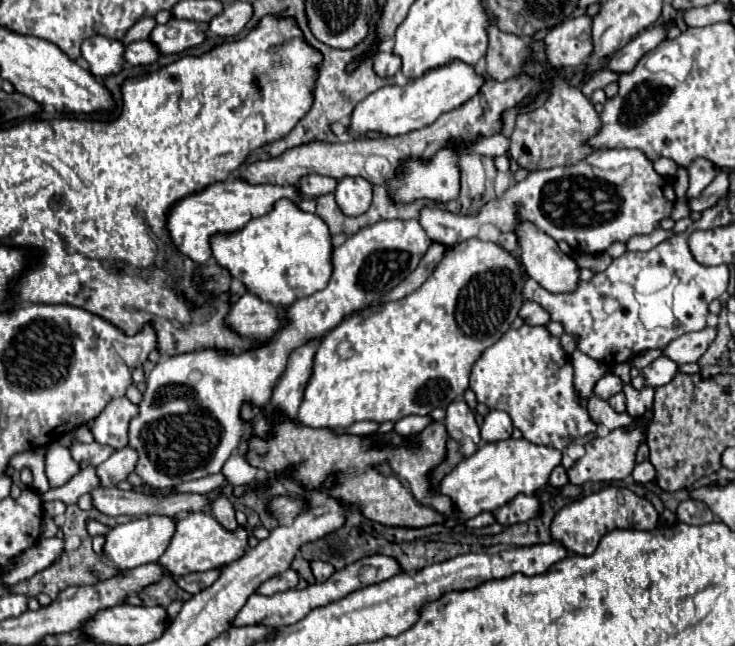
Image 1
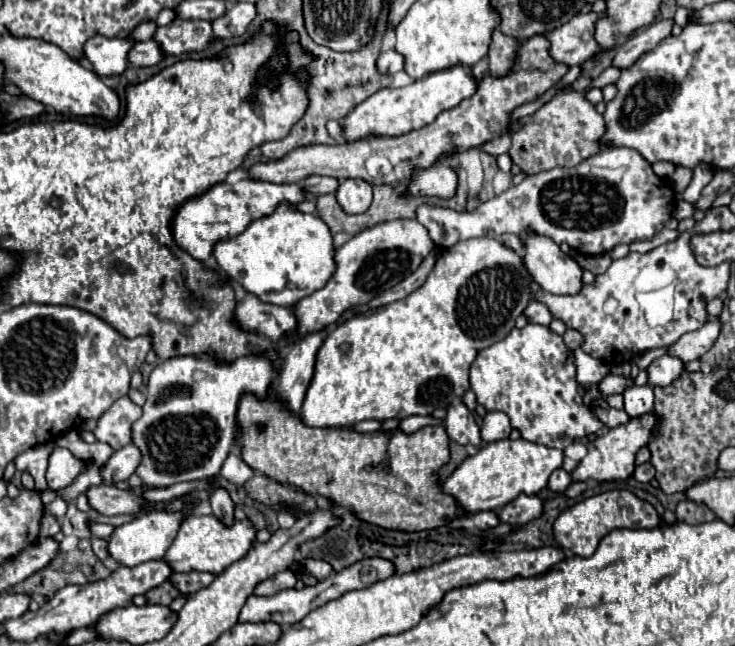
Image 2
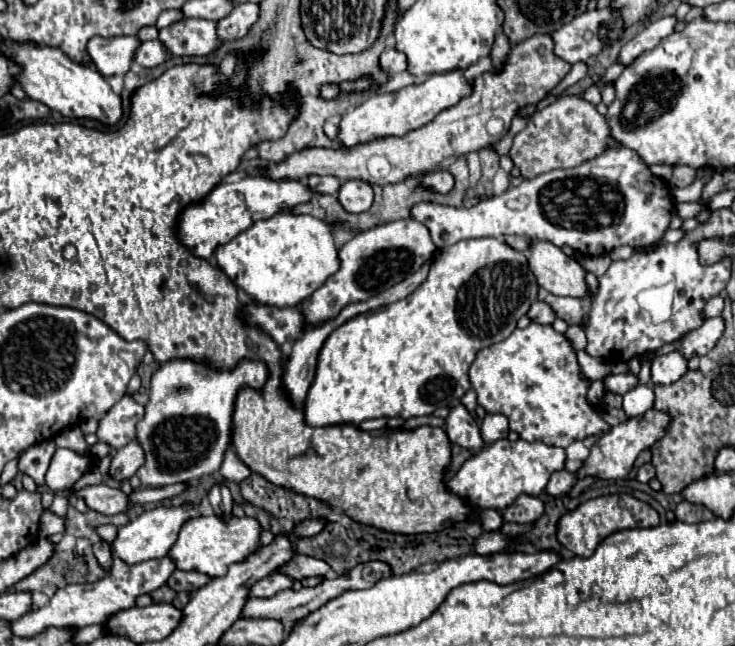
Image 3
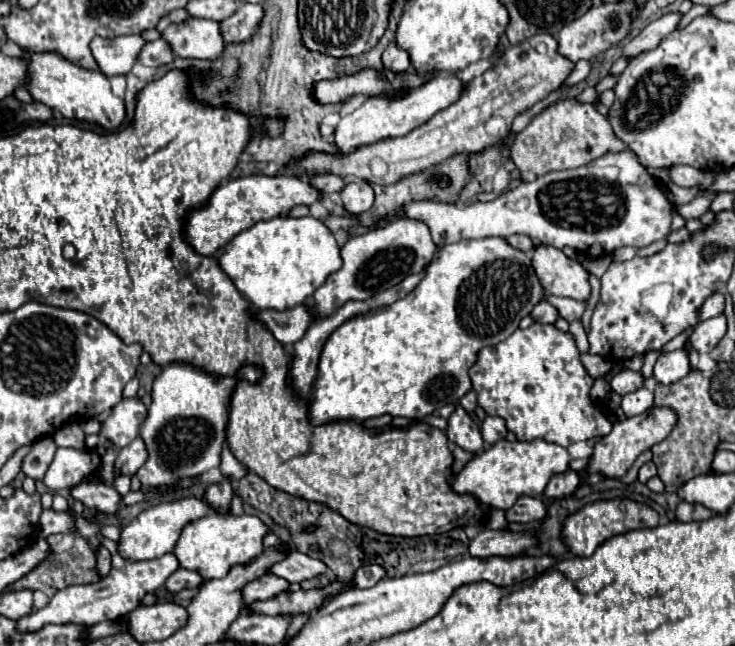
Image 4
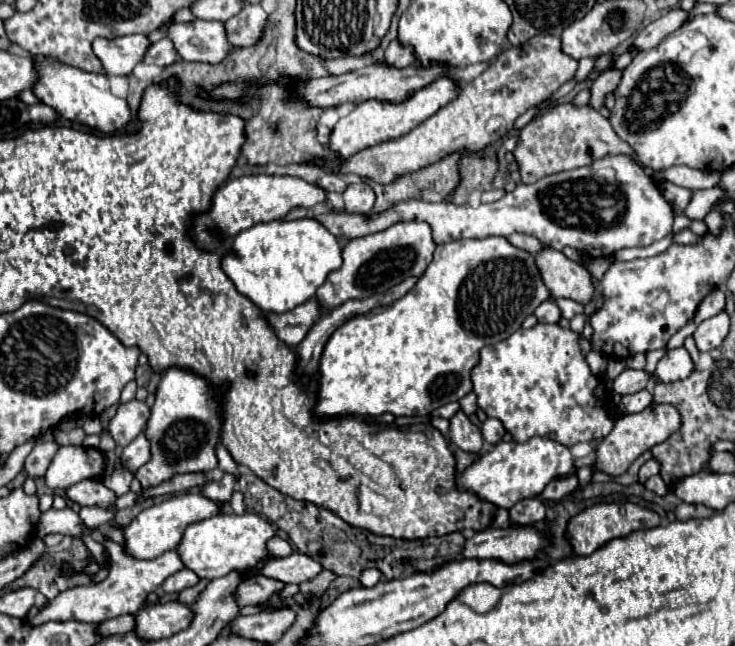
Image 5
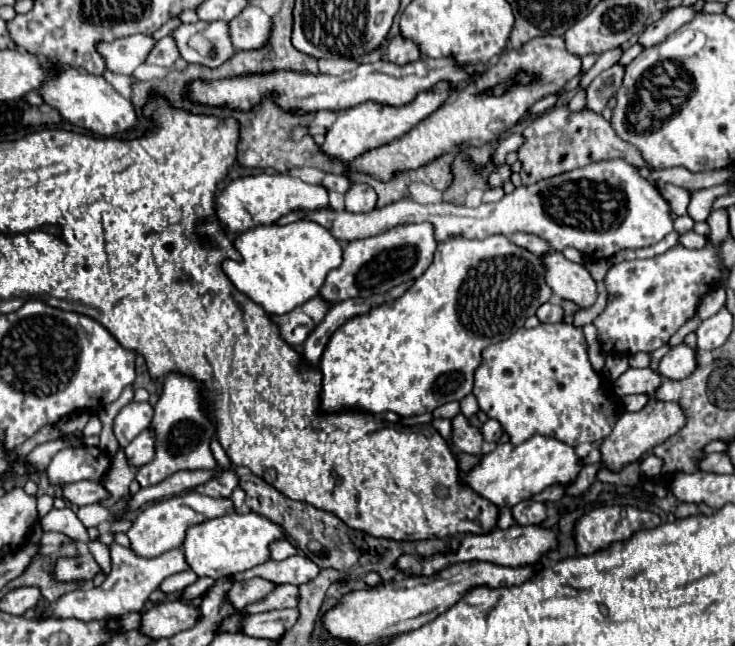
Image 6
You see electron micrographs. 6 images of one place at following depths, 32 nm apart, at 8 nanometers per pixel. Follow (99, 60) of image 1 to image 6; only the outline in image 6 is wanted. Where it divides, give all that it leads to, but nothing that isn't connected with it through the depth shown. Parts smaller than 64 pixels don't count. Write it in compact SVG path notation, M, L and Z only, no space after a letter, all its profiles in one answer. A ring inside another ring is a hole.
M134 34L132 38L120 38L120 42L100 46L100 54L104 54L110 72L132 76L134 70L146 62L154 46L156 40L152 36Z

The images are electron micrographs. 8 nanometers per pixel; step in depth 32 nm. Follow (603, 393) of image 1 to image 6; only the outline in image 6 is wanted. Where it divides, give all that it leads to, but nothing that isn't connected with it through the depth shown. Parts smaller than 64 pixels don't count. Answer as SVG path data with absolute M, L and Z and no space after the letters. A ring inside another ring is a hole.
M630 368L614 382L614 390L618 396L646 394L646 396L654 398L656 392L660 390L662 382L664 382L664 378L652 368Z

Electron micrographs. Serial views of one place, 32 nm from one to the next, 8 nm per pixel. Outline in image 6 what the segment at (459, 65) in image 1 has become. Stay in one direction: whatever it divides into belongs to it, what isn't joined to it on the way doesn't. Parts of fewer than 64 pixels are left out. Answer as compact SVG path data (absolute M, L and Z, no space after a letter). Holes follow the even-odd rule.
M440 82L440 86L436 86L436 90L418 94L414 102L410 102L408 106L380 106L378 102L362 102L354 108L350 108L348 112L344 112L342 116L336 118L336 122L326 130L324 134L324 142L318 146L322 154L330 156L332 160L340 160L340 162L352 162L358 156L386 146L398 138L402 138L410 128L414 128L418 122L422 122L424 118L428 118L432 112L436 112L442 102L450 96L450 88L446 82Z

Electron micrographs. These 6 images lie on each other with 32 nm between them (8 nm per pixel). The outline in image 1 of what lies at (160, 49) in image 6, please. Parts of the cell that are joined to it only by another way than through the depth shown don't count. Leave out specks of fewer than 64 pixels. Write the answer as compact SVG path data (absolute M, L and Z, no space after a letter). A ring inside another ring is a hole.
M146 40L146 42L132 42L128 44L128 54L124 54L126 62L134 64L134 66L148 66L154 64L158 60L160 52L156 48L154 42Z

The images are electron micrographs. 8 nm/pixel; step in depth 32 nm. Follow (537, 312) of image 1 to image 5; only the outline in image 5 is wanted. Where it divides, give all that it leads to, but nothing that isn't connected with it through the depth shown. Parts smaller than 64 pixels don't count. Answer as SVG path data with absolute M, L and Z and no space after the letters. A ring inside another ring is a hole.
M548 300L548 302L542 302L536 308L534 316L538 318L538 322L558 322L562 318L562 312L560 312L560 308L554 302Z

